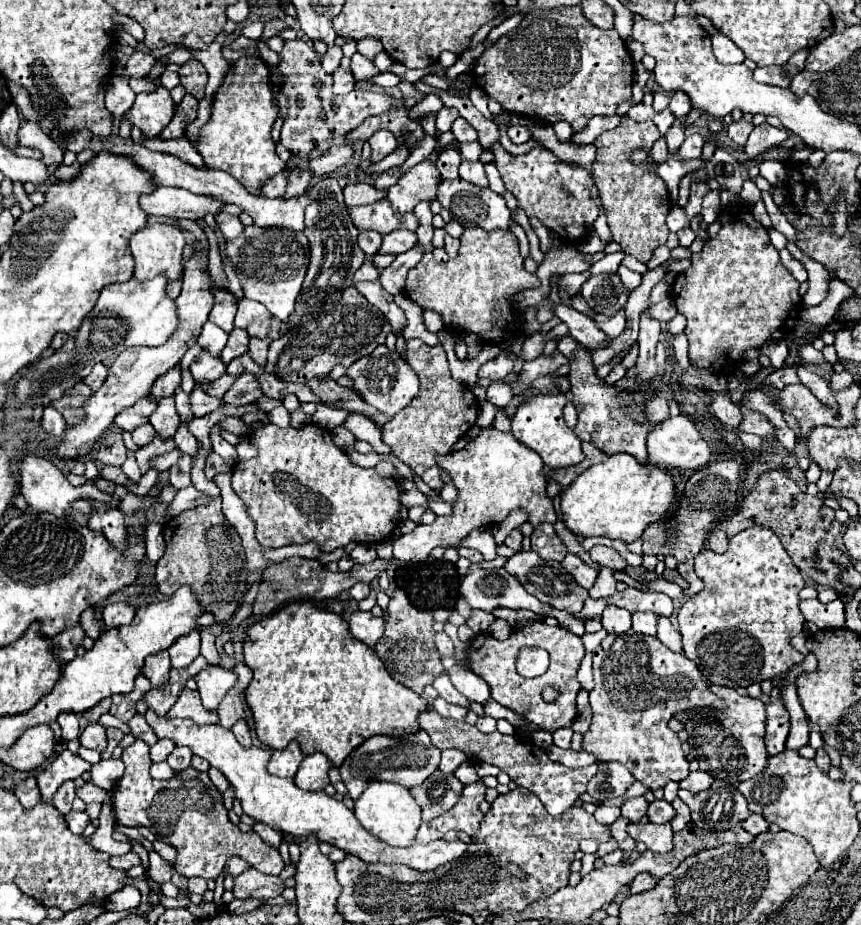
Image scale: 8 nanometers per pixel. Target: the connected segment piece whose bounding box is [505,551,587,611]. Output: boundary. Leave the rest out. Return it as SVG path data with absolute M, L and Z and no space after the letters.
M519 551L515 553L507 563L505 563L505 569L515 575L523 587L535 595L539 601L543 603L549 603L557 609L565 609L565 611L581 611L585 599L587 599L587 589L583 589L565 569L561 563L555 563L555 561L545 561L541 559L535 551Z

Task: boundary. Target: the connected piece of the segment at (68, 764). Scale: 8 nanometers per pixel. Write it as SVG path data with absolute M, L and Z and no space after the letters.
M65 749L55 761L51 761L37 775L37 785L41 789L41 801L51 803L57 789L61 787L61 783L65 783L69 779L77 779L89 769L91 769L91 765L85 759L81 759L79 755L73 755L71 751Z

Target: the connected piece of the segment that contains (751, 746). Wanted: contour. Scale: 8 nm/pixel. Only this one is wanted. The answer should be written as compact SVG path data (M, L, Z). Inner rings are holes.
M709 683L709 687L711 693L727 703L725 713L715 713L711 709L691 709L675 713L673 717L685 725L685 731L689 735L687 743L691 745L691 753L699 755L695 759L701 763L701 767L709 773L715 773L715 779L737 787L741 781L751 779L767 765L767 751L763 743L765 705L751 695L739 695L731 687L721 687L713 683Z

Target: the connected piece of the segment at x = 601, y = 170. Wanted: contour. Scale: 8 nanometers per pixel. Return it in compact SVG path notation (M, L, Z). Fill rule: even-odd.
M625 115L619 127L601 133L593 143L597 147L593 179L601 193L601 203L607 215L611 235L625 253L633 255L641 263L647 263L653 257L653 249L667 241L669 229L665 225L665 217L669 213L669 191L663 179L633 165L629 155L637 147L651 147L659 137L661 133L651 121L635 123Z

